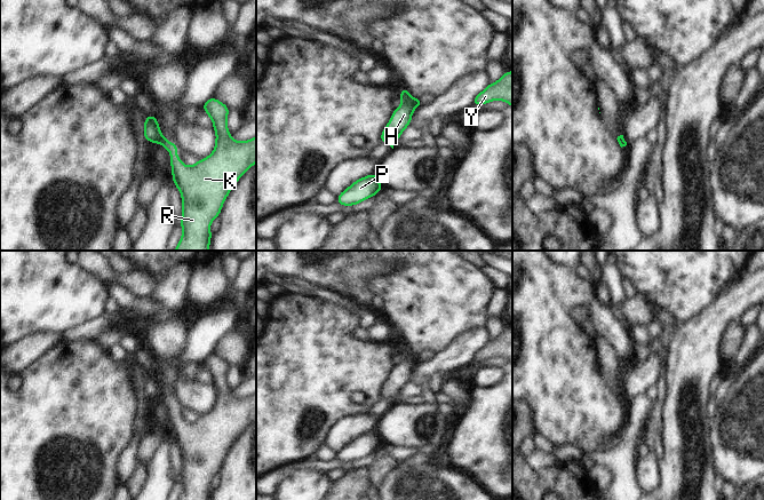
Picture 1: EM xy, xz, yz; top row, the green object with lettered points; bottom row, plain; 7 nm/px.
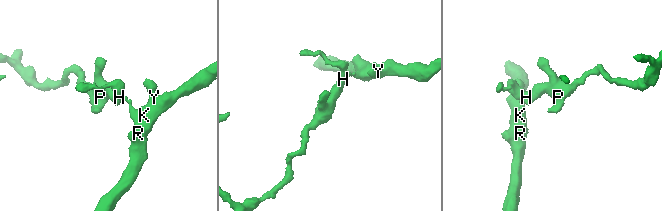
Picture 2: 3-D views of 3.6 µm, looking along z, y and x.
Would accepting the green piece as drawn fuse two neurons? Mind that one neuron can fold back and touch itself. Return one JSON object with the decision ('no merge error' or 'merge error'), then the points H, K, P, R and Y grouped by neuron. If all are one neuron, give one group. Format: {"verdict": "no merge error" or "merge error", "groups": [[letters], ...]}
{"verdict": "merge error", "groups": [["H", "P"], ["K", "R", "Y"]]}

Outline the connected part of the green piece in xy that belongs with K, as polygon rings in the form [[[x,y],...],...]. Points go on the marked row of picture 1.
[[[215,97],[206,101],[202,108],[212,118],[213,128],[216,132],[215,150],[209,157],[188,167],[177,158],[177,144],[169,143],[162,135],[160,140],[161,146],[170,152],[173,182],[182,195],[183,204],[180,224],[183,235],[174,251],[209,251],[210,223],[218,217],[223,203],[237,181],[256,162],[256,136],[245,142],[237,142],[230,137],[231,133],[226,126],[230,109]]]

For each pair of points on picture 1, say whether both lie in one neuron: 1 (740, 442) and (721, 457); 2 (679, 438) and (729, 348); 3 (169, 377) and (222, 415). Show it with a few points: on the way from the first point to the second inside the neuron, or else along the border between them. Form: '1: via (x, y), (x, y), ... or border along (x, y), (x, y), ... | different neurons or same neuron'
1: via (735, 446), (725, 457) | same neuron
2: border along (725, 330), (722, 336), (721, 356) | different neurons
3: via (168, 398), (175, 417), (185, 427), (200, 427) | same neuron

